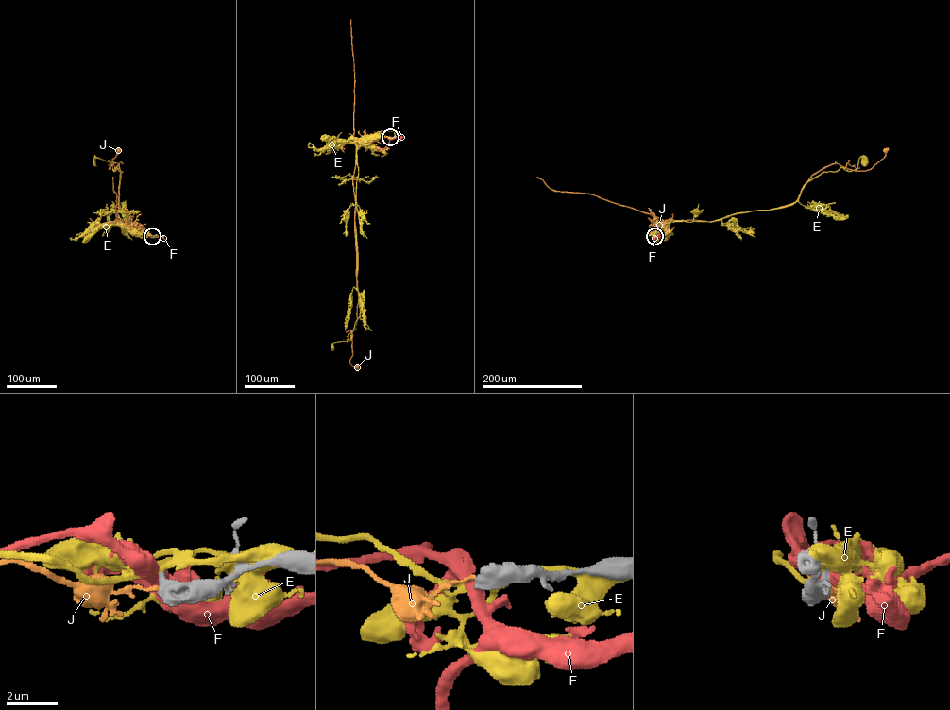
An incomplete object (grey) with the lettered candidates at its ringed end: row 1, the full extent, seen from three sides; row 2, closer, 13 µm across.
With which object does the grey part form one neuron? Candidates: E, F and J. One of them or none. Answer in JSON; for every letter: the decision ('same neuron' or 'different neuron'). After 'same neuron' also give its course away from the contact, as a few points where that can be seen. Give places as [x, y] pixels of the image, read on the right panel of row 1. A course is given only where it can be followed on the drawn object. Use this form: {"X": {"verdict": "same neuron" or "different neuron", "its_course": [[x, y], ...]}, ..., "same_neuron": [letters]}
{"E": {"verdict": "different neuron"}, "F": {"verdict": "different neuron"}, "J": {"verdict": "different neuron"}, "same_neuron": []}

